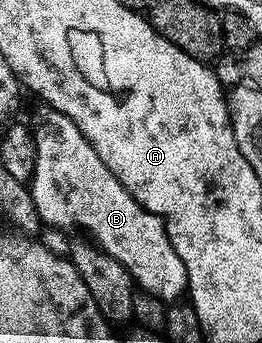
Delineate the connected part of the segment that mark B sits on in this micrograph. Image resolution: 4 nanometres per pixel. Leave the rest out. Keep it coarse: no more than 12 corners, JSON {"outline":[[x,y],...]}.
{"outline":[[40,106],[40,224],[72,223],[171,305],[187,274],[162,219],[69,117]]}

